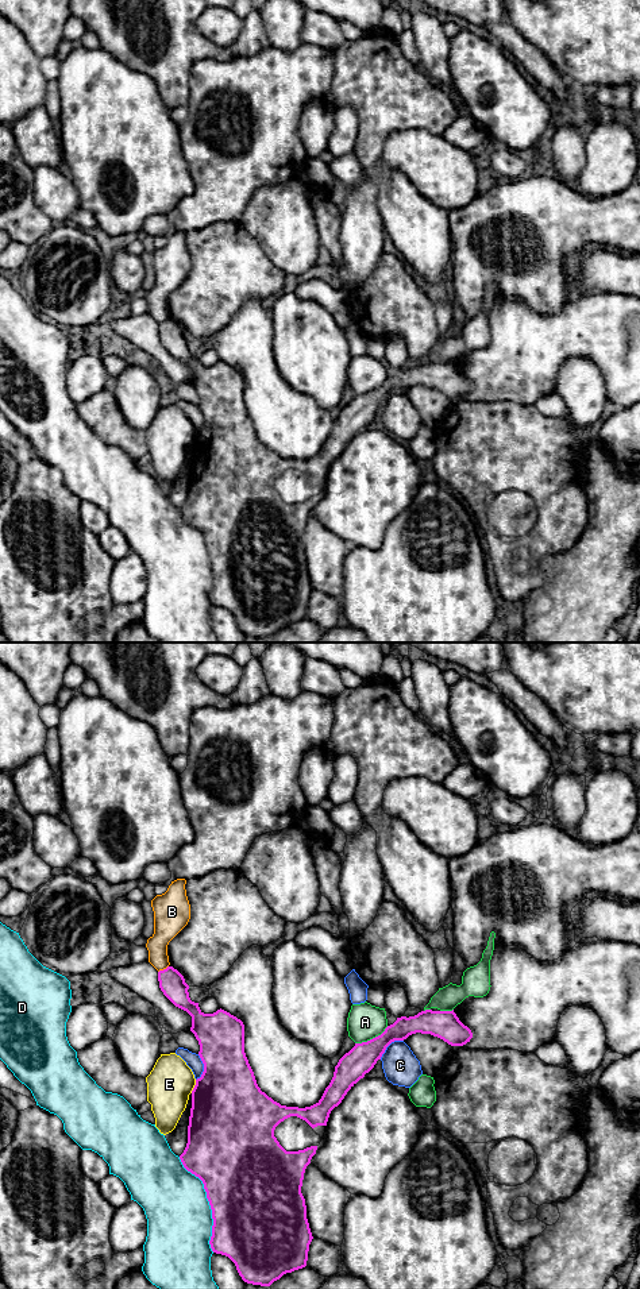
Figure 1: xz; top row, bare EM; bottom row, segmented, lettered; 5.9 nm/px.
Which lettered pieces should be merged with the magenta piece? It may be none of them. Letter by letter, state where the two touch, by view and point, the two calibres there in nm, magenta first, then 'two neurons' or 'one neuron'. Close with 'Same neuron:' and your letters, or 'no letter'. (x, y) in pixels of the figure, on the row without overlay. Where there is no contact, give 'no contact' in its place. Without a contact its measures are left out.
A: contact xz (373, 390); calibres 170 and 220 nm; two neurons
B: contact xz (164, 321); calibres 160 and 150 nm; two neurons
C: contact xz (389, 396); calibres 170 and 220 nm; two neurons
D: contact xz (209, 555); calibres 500 and 380 nm; two neurons
E: contact xz (195, 439); calibres 460 and 280 nm; two neurons
Same neuron: no letter

